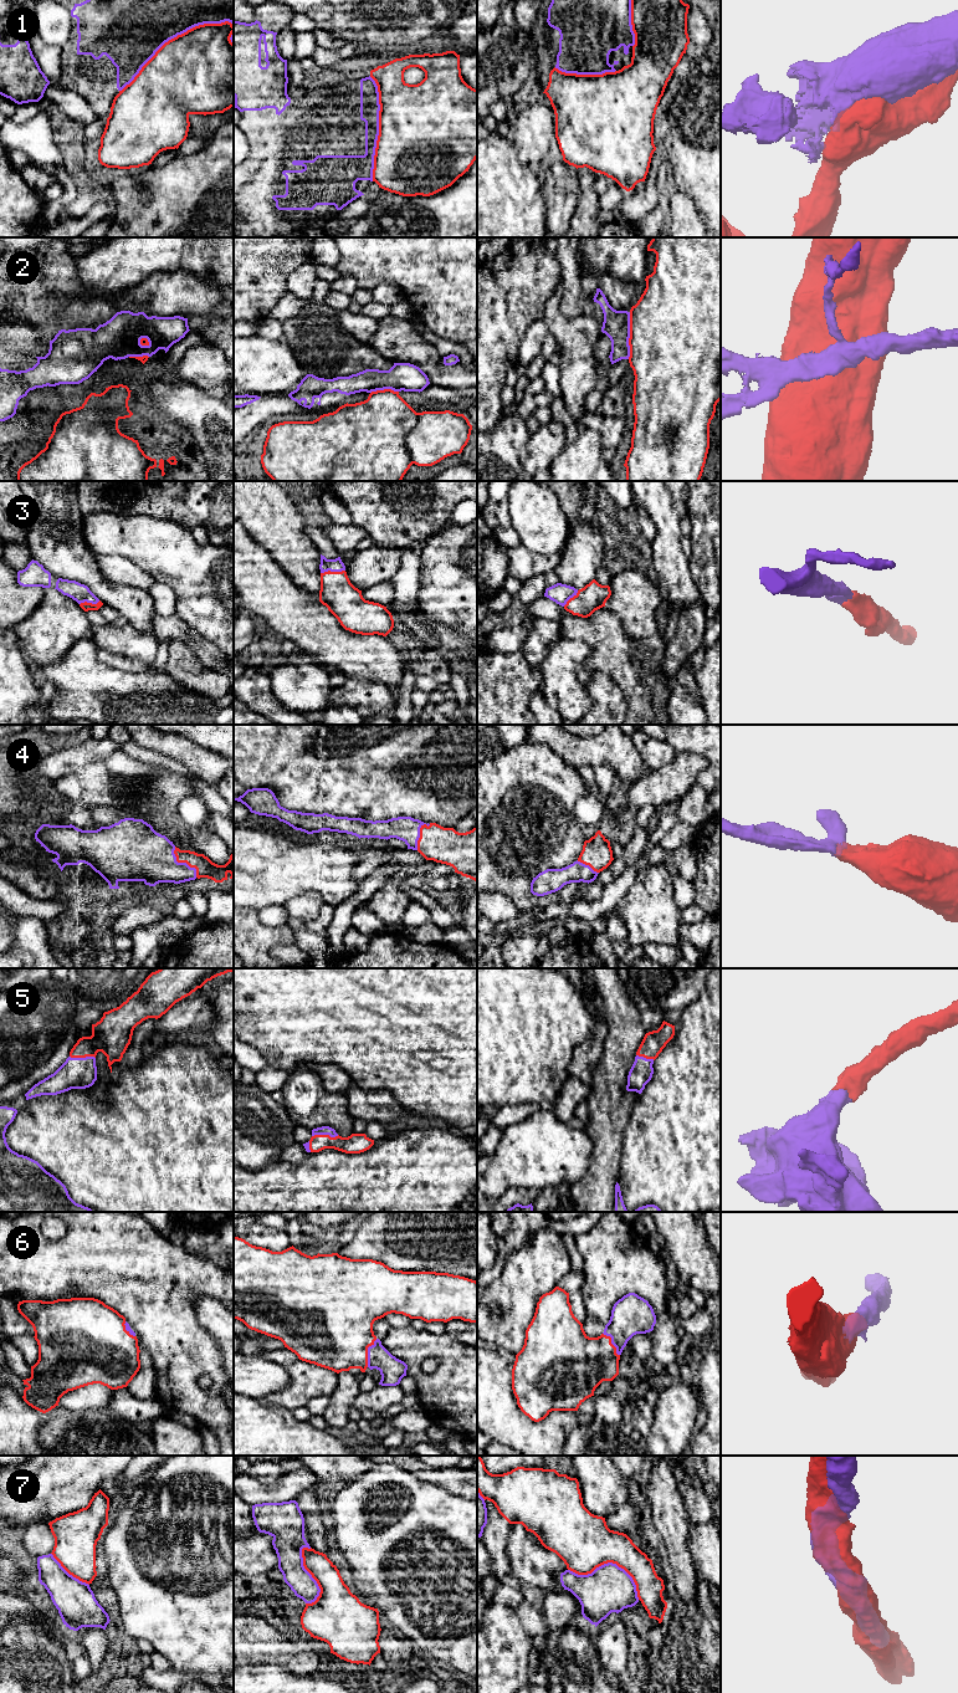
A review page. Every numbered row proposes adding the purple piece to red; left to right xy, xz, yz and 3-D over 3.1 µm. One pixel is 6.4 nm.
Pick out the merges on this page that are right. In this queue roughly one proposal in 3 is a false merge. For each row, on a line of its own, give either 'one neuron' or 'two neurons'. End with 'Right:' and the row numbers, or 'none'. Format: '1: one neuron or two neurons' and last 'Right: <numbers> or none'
1: two neurons
2: two neurons
3: one neuron
4: one neuron
5: one neuron
6: one neuron
7: one neuron
Right: 3, 4, 5, 6, 7

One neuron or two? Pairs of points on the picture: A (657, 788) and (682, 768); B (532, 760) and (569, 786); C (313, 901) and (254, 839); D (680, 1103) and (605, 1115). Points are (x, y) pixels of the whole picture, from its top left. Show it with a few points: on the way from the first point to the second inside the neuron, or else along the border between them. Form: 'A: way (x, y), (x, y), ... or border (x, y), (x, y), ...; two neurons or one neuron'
A: way (664, 784), (676, 775); one neuron
B: way (541, 768), (561, 786); one neuron
C: border (323, 900), (317, 893), (305, 891), (282, 905); two neurons
D: border (641, 1094), (630, 1114), (624, 1139); two neurons

